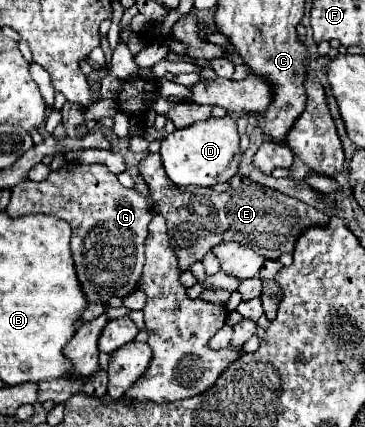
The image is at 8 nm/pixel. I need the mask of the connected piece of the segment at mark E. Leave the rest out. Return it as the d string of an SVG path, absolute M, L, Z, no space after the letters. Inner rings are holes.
M148 153L138 163L138 171L142 181L148 185L156 213L160 213L166 223L170 219L184 219L184 231L182 227L176 227L180 223L168 223L168 229L174 229L168 231L170 245L176 249L182 271L186 271L194 261L200 261L212 247L220 245L222 241L238 241L242 245L254 247L266 259L278 259L282 253L292 253L296 239L308 225L326 225L330 221L324 211L318 211L280 191L258 185L242 175L234 175L230 189L224 193L204 187L194 187L194 191L178 189L166 177L160 153ZM174 233L188 233L188 237L192 237L190 247L186 247L186 243L182 243L182 239L178 239Z

